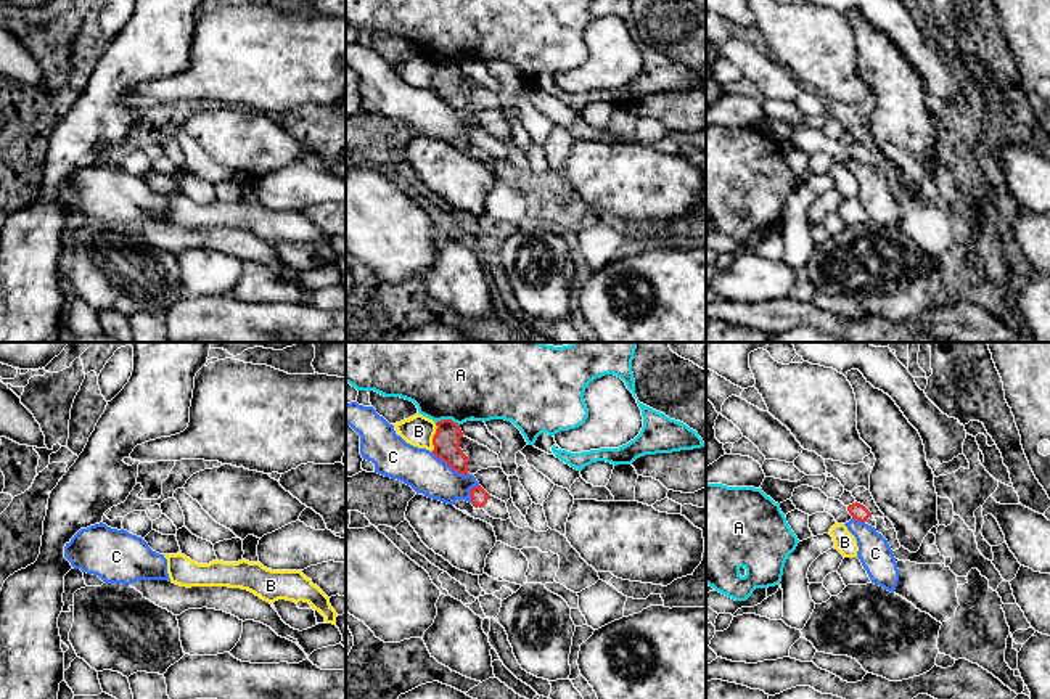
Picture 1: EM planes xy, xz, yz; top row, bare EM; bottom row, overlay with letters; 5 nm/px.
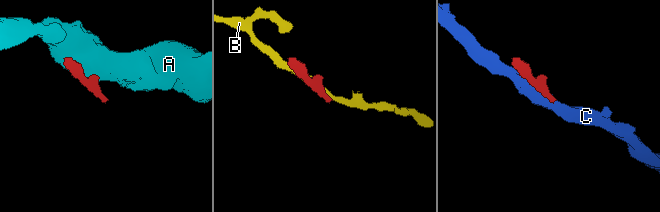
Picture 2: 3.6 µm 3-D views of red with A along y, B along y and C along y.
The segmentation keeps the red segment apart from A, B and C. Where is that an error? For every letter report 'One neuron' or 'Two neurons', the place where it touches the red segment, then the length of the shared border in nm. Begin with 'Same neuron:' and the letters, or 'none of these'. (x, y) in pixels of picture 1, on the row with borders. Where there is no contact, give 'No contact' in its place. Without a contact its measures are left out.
Same neuron: none of these
A: Two neurons. Touches red at xz (447, 420). Shared border 120 nm
B: Two neurons. Touches red at xz (433, 437). Shared border 150 nm
C: Two neurons. Touches red at xz (451, 466). Shared border 220 nm

